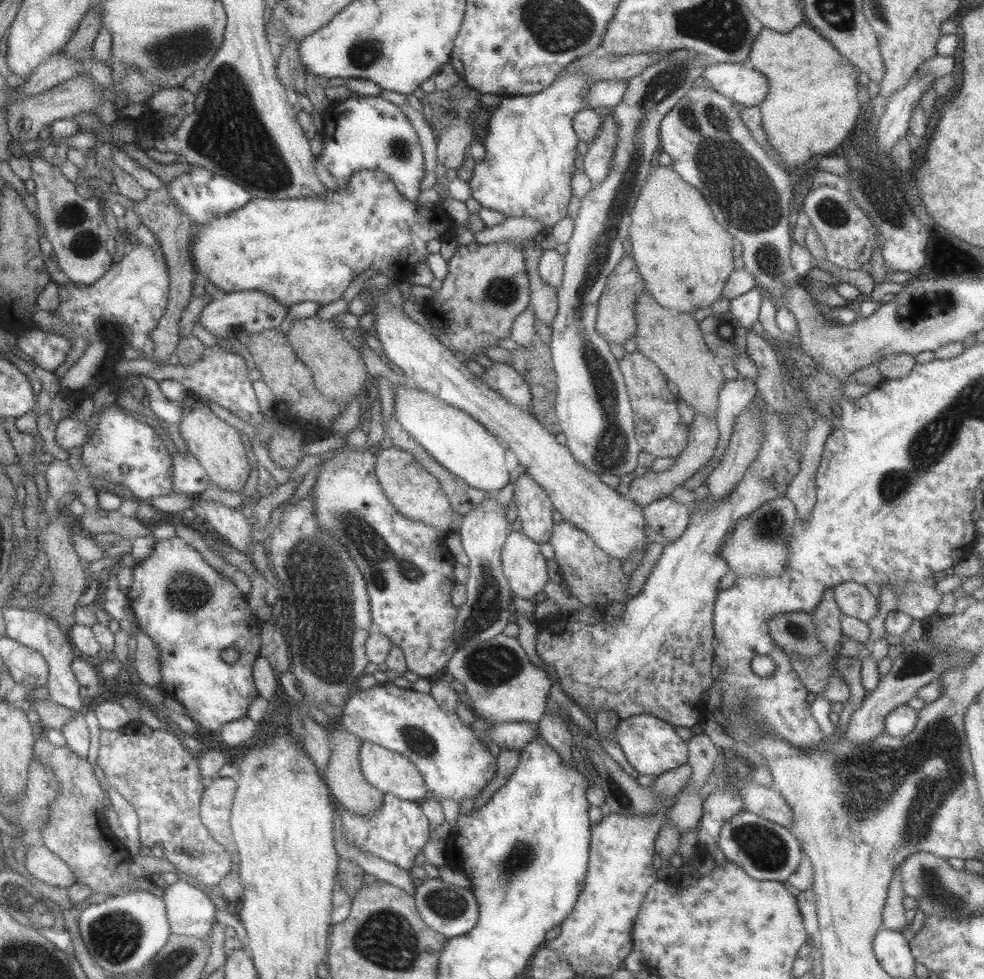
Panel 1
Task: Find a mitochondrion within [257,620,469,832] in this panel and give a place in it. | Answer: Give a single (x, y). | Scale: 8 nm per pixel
(421, 742)

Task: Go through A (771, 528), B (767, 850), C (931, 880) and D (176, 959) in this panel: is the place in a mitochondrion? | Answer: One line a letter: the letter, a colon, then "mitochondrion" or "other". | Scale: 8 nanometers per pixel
A: mitochondrion
B: mitochondrion
C: mitochondrion
D: mitochondrion

